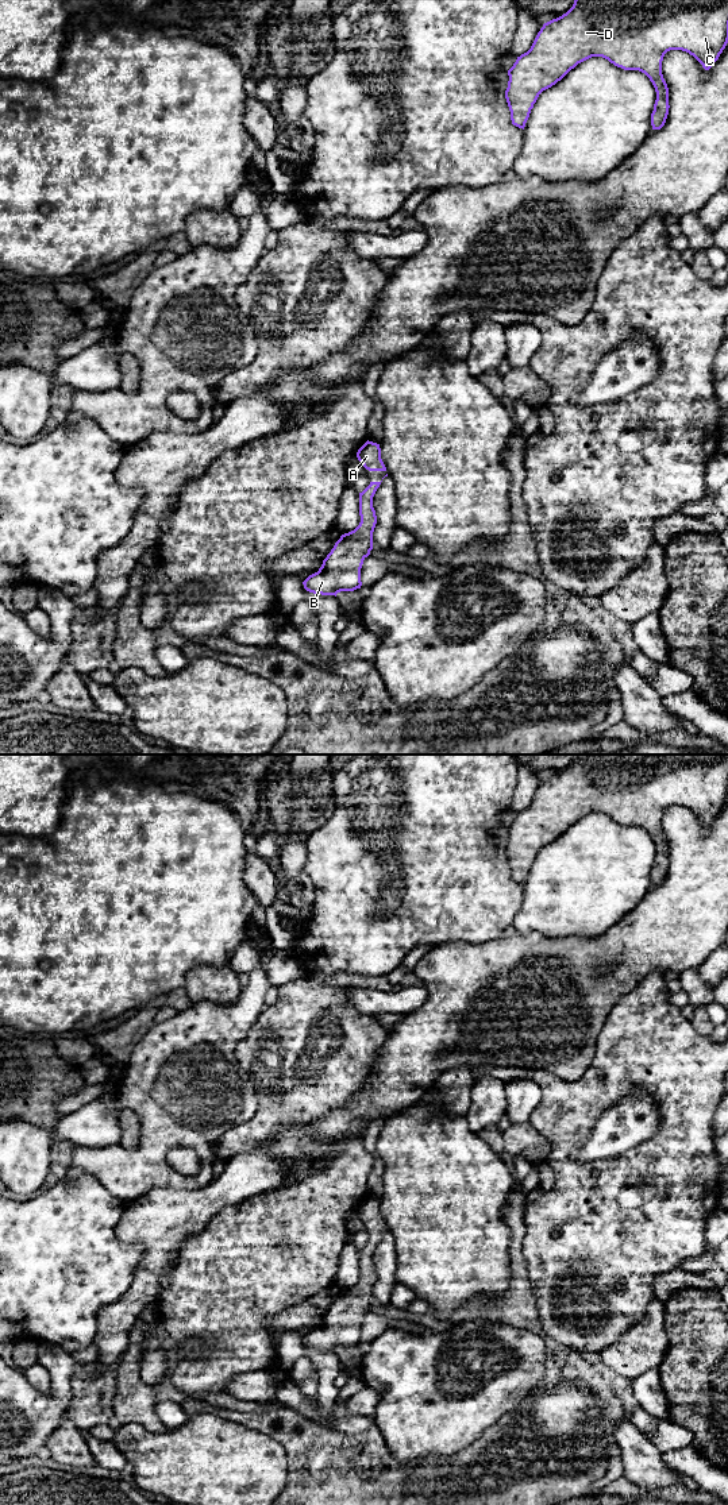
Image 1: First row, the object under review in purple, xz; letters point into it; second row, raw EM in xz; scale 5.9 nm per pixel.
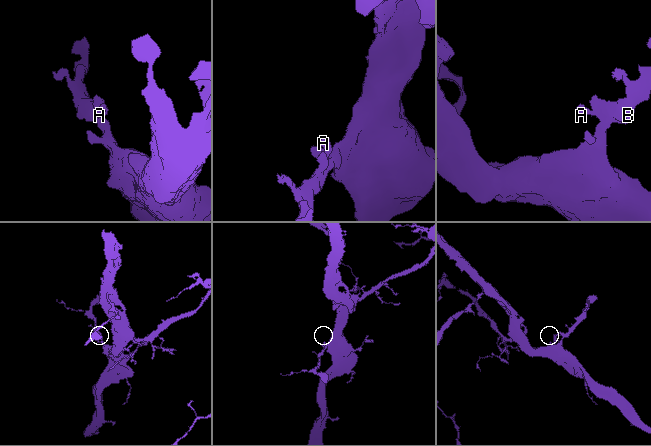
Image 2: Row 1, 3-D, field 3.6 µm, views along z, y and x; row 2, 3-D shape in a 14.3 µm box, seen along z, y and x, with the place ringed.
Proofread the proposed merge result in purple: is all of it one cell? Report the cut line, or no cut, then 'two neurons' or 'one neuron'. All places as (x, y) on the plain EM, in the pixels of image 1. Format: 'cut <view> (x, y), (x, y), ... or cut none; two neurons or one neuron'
cut none; one neuron

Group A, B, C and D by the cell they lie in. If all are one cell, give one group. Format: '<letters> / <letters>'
A B C D

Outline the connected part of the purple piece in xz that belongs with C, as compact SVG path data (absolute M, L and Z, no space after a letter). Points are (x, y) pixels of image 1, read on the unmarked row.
M575 755L562 772L543 780L531 804L517 813L508 826L505 854L512 880L523 884L539 850L561 837L578 819L602 813L624 826L639 826L652 838L656 856L651 869L652 885L660 885L669 871L669 844L662 830L662 817L667 807L682 806L693 811L705 826L719 815L728 799L728 755Z

